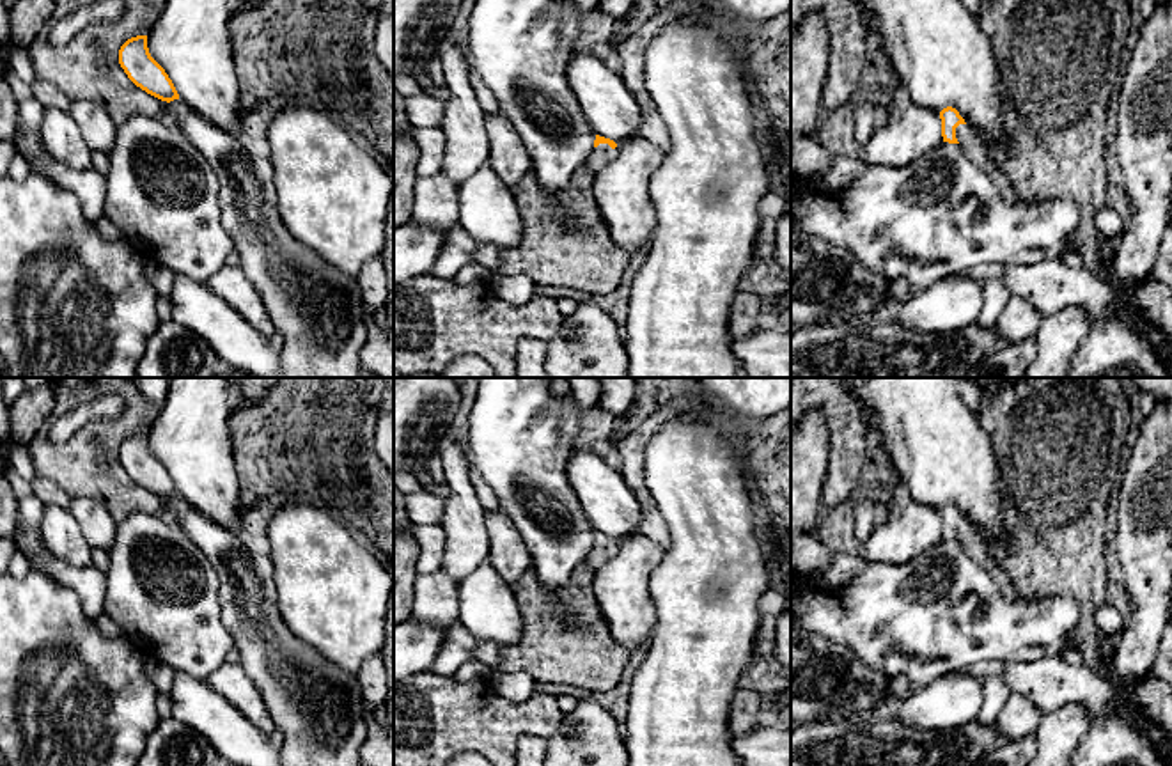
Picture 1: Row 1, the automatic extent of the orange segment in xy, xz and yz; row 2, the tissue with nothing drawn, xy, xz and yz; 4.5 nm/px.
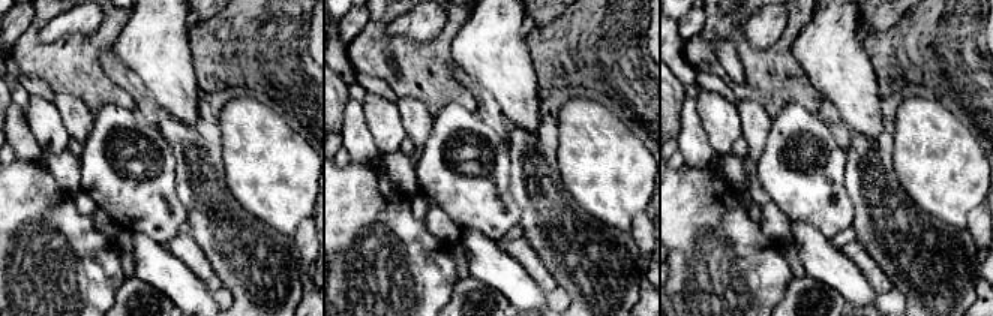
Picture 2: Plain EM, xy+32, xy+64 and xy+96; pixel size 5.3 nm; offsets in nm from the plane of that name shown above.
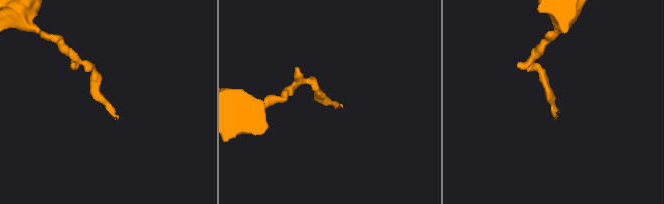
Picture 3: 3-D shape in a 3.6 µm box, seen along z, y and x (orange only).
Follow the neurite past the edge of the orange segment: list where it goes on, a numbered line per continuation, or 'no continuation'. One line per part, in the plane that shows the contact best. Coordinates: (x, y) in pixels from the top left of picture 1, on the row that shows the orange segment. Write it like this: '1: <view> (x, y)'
1: yz (967, 137)

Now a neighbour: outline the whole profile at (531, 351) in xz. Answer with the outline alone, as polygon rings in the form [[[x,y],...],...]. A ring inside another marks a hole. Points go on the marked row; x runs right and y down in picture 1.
[[[521,339],[518,344],[518,369],[514,378],[548,378],[544,369],[546,348],[546,340]]]

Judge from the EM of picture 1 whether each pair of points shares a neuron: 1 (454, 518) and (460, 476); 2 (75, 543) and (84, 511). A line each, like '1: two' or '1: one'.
1: one
2: two

